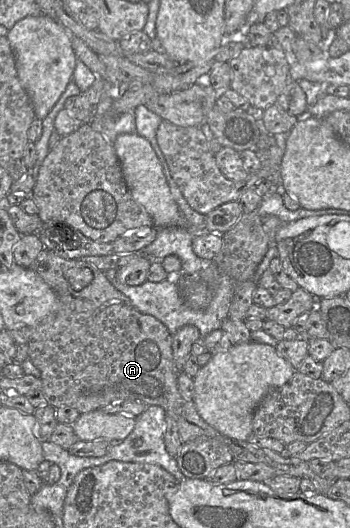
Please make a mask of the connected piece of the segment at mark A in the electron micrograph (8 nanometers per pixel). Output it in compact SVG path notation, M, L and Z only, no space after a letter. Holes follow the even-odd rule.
M43 249L41 253L33 261L33 263L30 265L29 268L33 270L34 272L36 272L50 286L50 288L55 292L58 299L57 309L54 312L52 312L49 316L47 316L45 319L43 319L41 322L39 322L37 325L31 328L31 336L28 342L29 359L33 362L35 367L39 369L41 372L41 380L42 380L41 390L43 390L46 396L47 402L50 406L54 408L60 408L61 406L69 406L78 410L80 414L85 414L94 410L99 410L100 408L116 400L134 400L134 401L142 402L148 406L157 405L157 406L162 407L166 411L166 414L170 415L176 421L179 435L183 444L188 443L201 436L216 439L219 442L225 444L229 448L229 450L231 451L233 455L234 461L250 462L253 464L265 464L271 467L275 471L276 475L308 479L314 483L319 494L327 493L327 491L329 490L334 480L320 478L320 476L318 476L310 468L308 462L299 460L298 458L294 458L294 457L282 456L281 454L276 453L269 449L257 448L249 444L247 441L238 441L238 440L233 440L231 438L225 437L221 433L219 433L216 429L214 429L212 426L210 426L208 423L206 423L202 419L202 417L199 415L194 401L185 400L179 392L179 389L178 389L179 372L175 368L174 360L173 360L173 352L172 352L173 336L170 334L167 327L161 321L156 319L154 316L151 316L148 314L142 314L141 312L139 312L133 306L131 300L127 296L122 294L120 291L118 291L110 282L110 280L107 278L105 273L99 270L95 265L84 262L82 260L78 260L78 259L65 260L64 258L60 257L53 251ZM84 267L89 268L93 272L94 278L92 282L89 285L87 285L85 288L83 288L82 290L76 291L71 287L71 285L65 278L65 272L71 268L84 268Z

